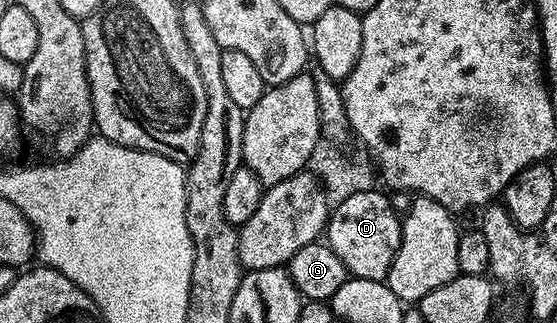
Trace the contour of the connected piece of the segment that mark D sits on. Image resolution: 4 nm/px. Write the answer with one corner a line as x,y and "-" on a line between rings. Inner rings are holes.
364,188
354,190
345,200
333,206
327,220
325,241
333,248
333,252
337,252
337,256
341,256
341,264
345,264
347,273
352,278
384,281
393,264
393,256
397,256
397,248
401,244
403,223
400,211
395,211
394,204
386,198
388,195
382,189
379,190
364,190

